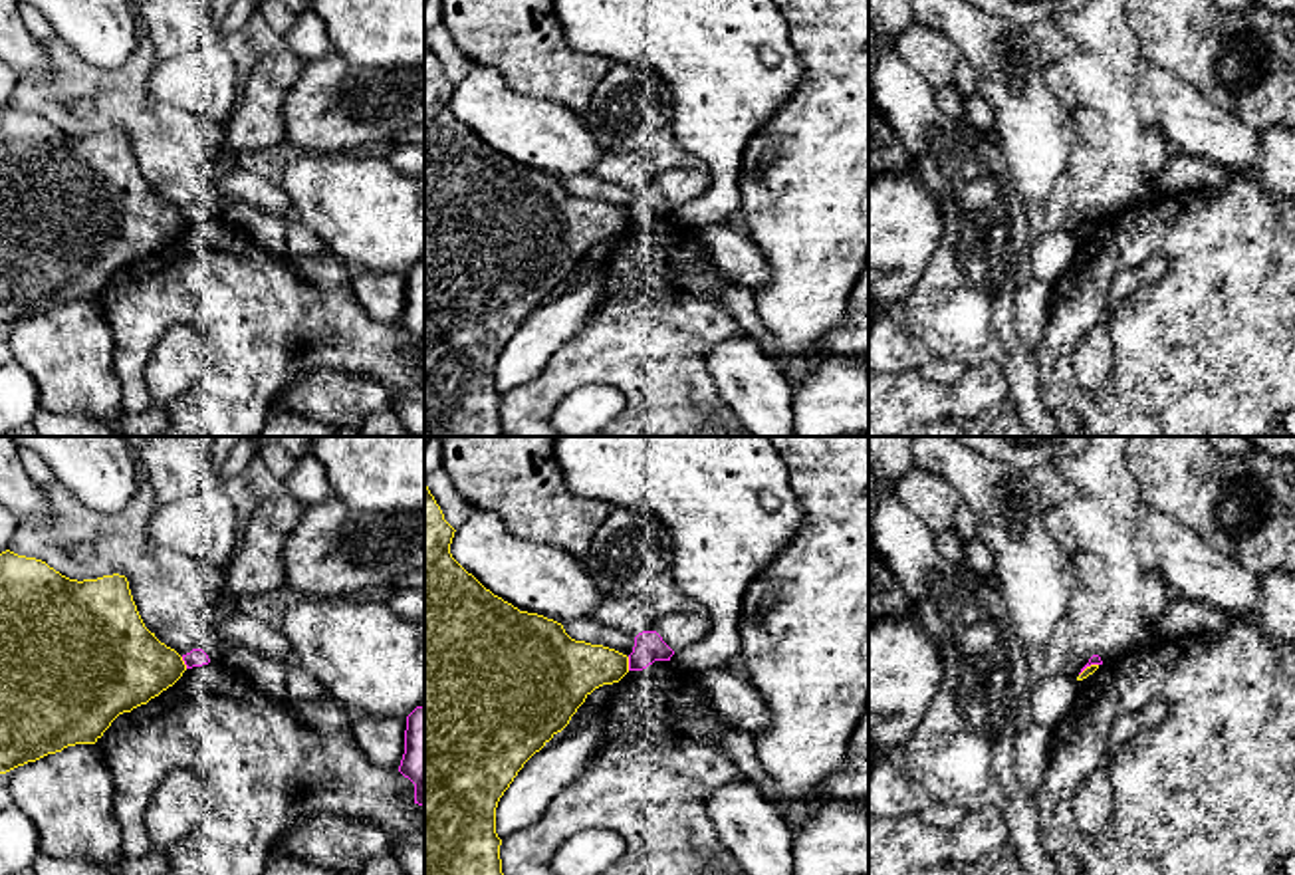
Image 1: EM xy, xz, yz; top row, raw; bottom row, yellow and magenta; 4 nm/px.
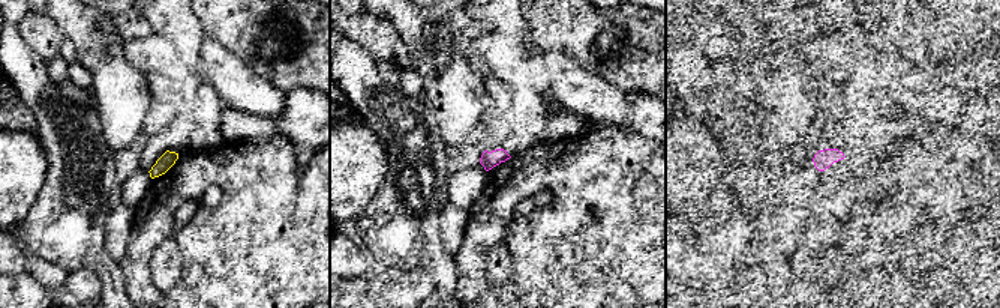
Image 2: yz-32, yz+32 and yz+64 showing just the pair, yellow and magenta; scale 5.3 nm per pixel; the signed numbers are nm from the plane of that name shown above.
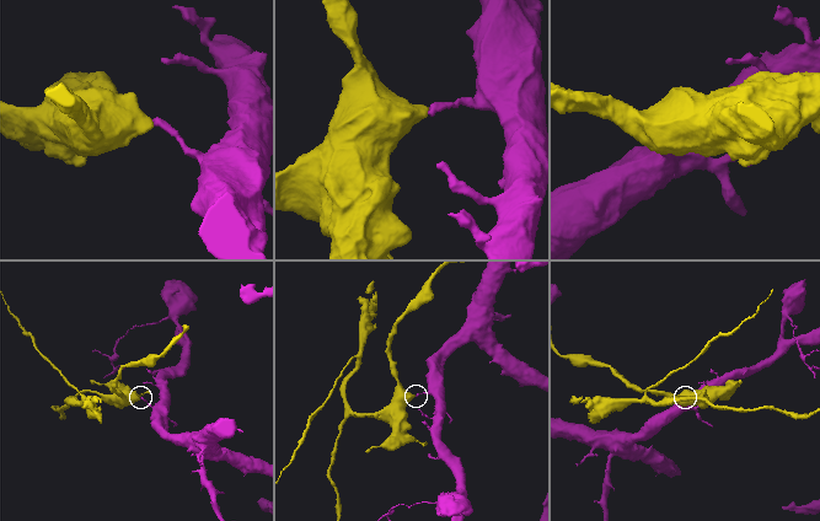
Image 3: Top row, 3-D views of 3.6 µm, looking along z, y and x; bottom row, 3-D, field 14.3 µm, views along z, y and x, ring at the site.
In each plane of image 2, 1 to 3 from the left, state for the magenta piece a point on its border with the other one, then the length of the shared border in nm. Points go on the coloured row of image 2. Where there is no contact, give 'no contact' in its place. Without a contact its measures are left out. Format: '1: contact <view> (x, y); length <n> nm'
1: no contact
2: no contact
3: no contact

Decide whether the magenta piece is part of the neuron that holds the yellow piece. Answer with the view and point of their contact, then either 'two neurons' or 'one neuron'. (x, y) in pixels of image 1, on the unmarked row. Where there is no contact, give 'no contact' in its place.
xz (627, 219) | two neurons

